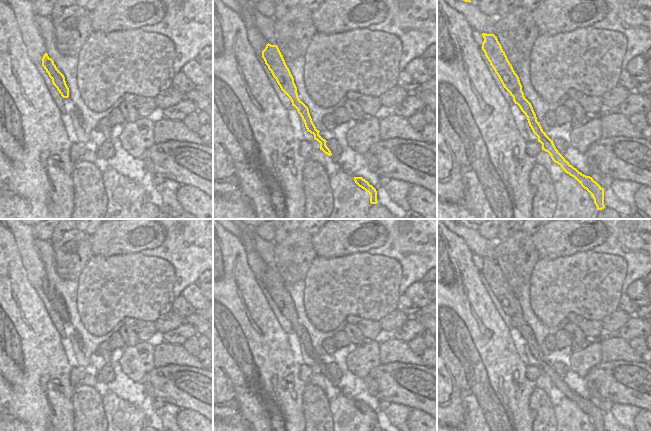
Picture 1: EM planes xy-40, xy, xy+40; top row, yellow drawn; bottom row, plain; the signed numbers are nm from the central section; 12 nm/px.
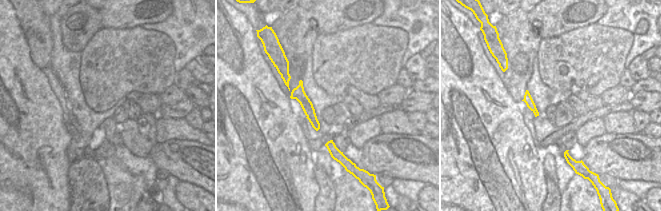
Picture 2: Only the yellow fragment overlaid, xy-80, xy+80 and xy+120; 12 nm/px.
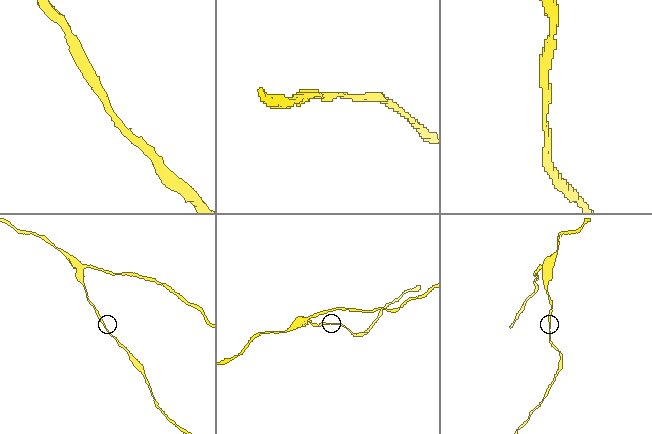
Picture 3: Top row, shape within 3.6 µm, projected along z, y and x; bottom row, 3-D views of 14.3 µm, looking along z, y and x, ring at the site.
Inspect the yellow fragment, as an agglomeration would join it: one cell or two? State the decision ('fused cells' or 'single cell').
single cell

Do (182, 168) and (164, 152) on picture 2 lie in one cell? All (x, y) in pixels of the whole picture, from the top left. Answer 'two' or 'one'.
one

